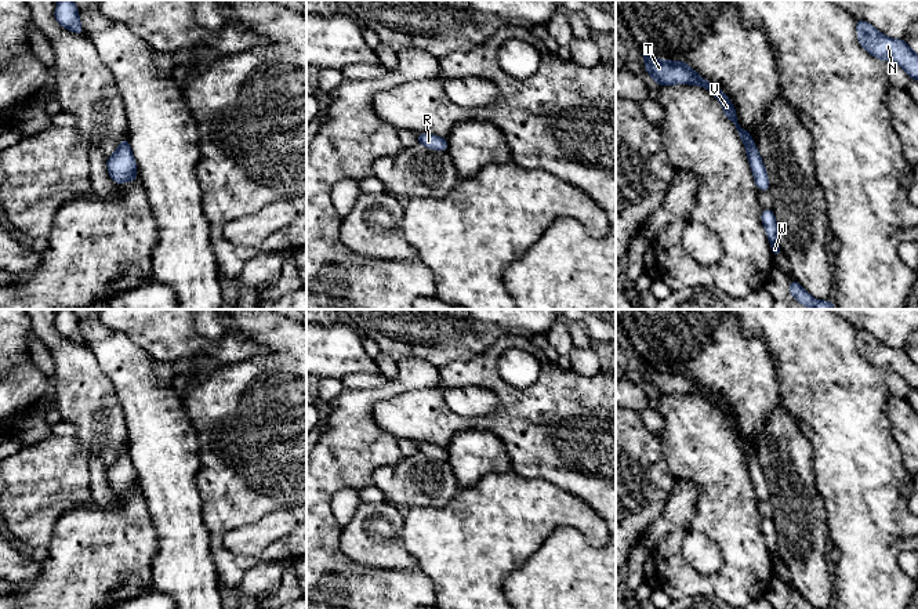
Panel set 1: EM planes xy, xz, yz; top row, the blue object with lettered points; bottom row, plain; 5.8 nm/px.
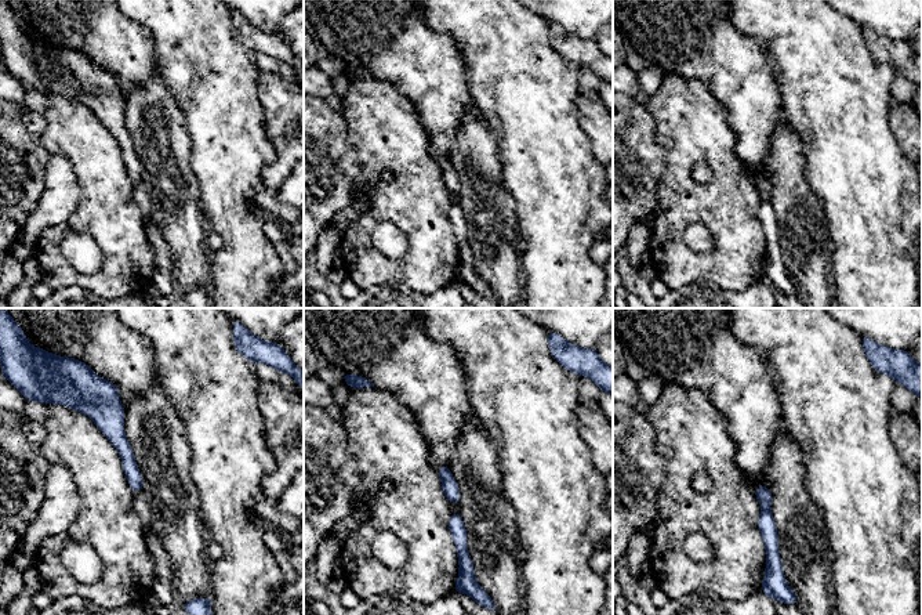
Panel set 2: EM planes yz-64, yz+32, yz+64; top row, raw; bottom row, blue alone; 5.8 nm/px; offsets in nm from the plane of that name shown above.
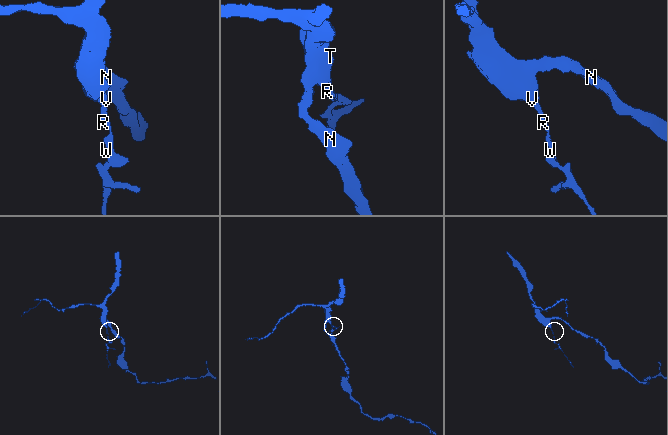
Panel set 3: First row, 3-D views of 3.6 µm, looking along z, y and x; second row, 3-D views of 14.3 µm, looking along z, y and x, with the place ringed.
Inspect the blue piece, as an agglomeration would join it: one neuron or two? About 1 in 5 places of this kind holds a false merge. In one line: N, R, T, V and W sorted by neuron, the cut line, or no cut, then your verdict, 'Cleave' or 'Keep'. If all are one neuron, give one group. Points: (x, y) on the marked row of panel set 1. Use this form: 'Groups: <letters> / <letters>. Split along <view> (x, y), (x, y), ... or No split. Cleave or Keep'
Groups: N R T V W. No split. Keep

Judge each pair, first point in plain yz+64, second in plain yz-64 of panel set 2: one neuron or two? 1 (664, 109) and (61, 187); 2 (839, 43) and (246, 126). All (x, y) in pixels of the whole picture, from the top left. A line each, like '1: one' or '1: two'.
1: two
2: one

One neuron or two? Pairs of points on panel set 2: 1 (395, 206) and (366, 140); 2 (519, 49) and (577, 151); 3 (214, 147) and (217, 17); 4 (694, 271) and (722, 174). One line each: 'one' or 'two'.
1: one
2: one
3: one
4: one

